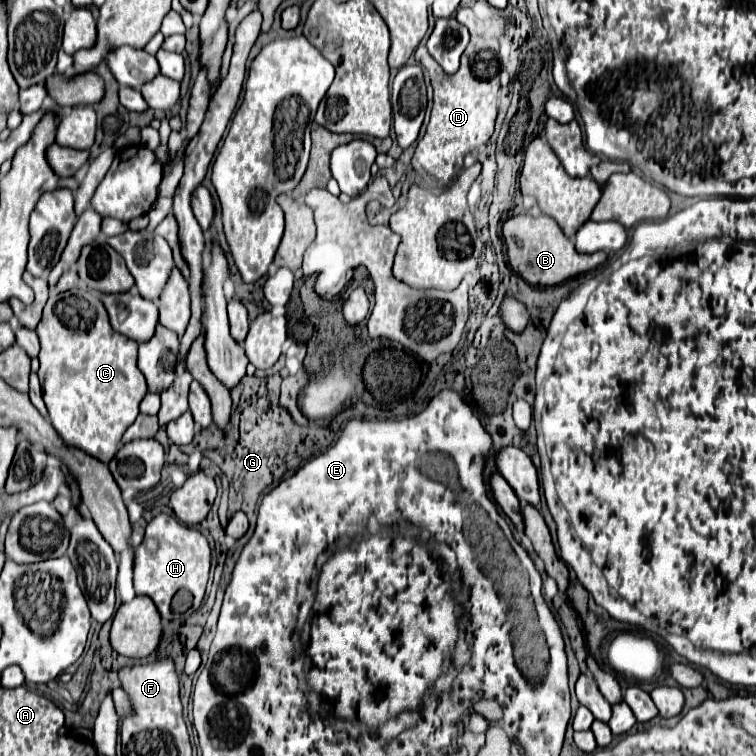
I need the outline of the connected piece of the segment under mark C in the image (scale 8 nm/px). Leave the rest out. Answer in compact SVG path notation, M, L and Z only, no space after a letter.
M66 291L60 295L52 295L44 307L42 321L38 323L36 331L40 337L38 377L42 383L44 403L48 407L52 427L68 447L76 447L100 459L102 463L110 463L110 459L116 455L124 431L138 417L140 401L148 393L146 379L136 367L138 343L112 331L104 305L88 291Z

